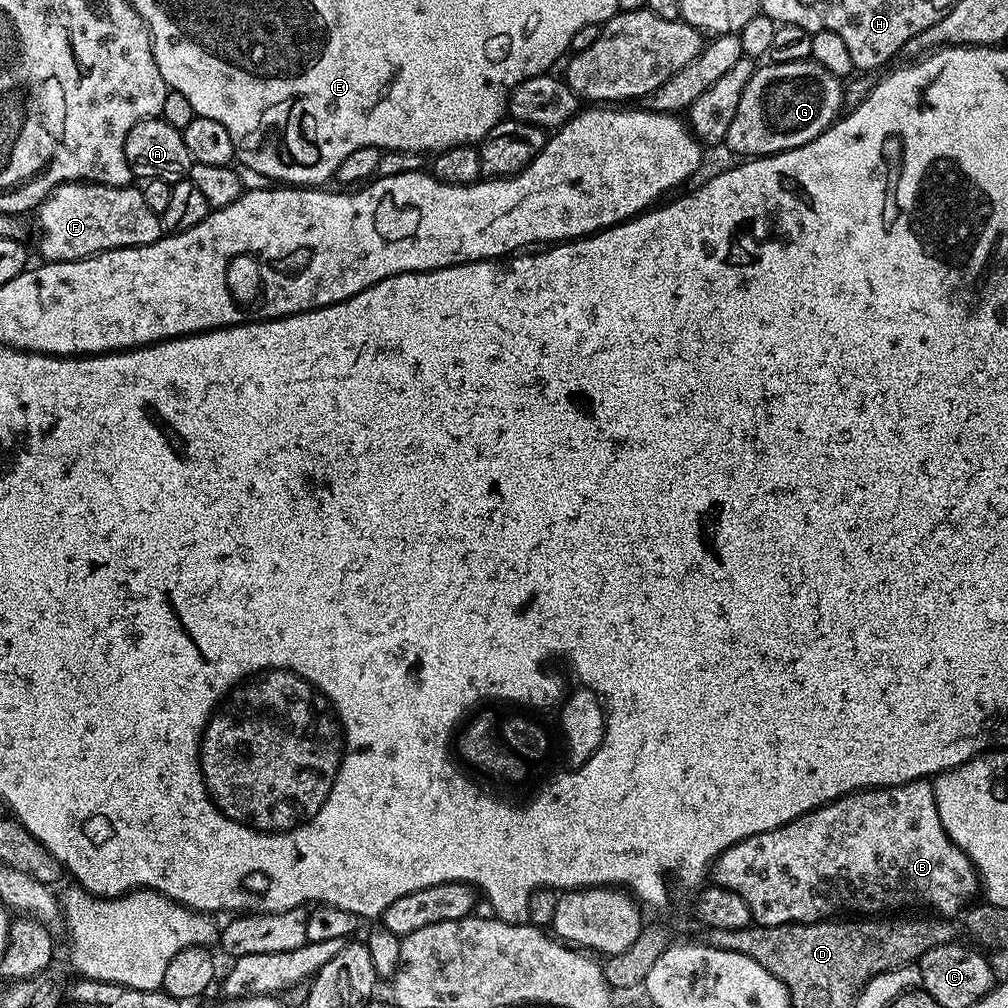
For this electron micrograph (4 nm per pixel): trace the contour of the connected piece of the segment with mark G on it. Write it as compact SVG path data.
M811 58L798 62L771 62L757 67L756 73L746 82L746 90L742 90L742 98L738 98L738 110L734 110L734 122L730 122L730 130L726 134L724 144L740 158L759 158L773 156L791 148L802 146L814 138L818 138L841 115L840 103L846 100L846 88L841 77L830 74L826 66L818 66Z

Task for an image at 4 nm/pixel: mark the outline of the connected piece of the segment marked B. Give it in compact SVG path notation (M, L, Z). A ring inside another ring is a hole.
M915 780L909 784L899 784L897 788L869 788L863 792L851 792L841 800L824 804L823 807L816 808L815 811L808 812L805 816L799 816L786 826L746 838L727 848L716 859L710 869L710 876L719 887L734 890L734 894L738 894L738 898L742 898L742 902L746 902L746 906L750 906L753 921L765 928L783 924L817 924L820 920L836 918L841 914L896 914L901 910L931 910L941 917L952 918L955 917L955 912L963 913L977 899L975 896L978 896L981 891L976 867L972 865L966 853L961 851L946 834L946 830L942 826L942 818L938 818L934 790L928 780Z

